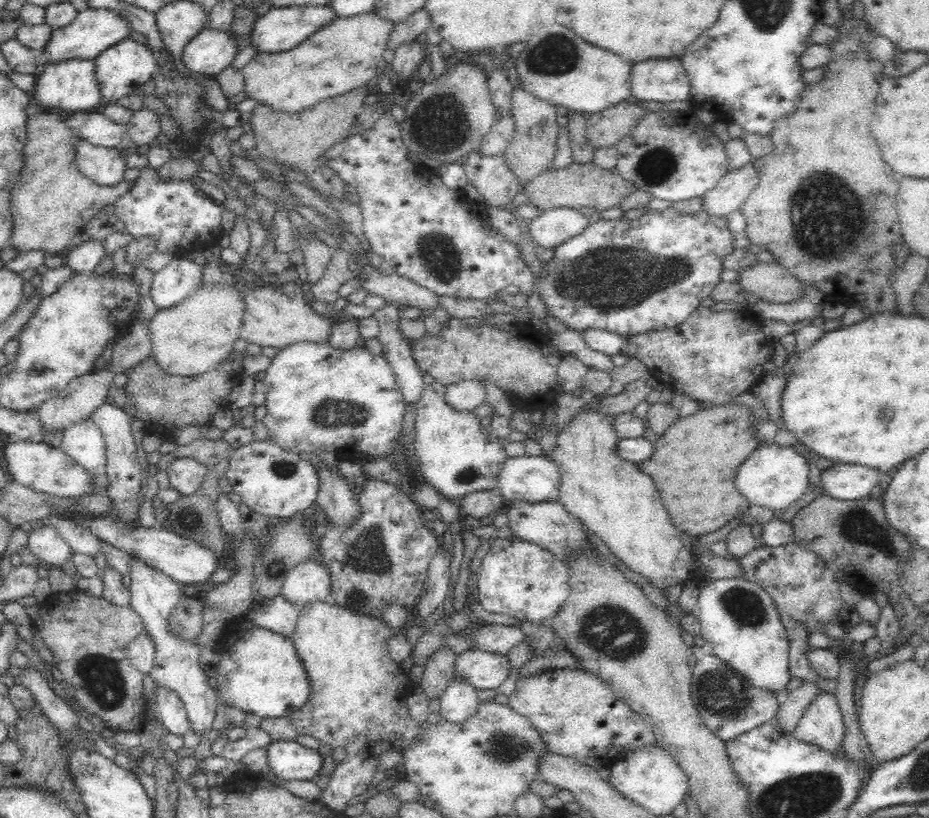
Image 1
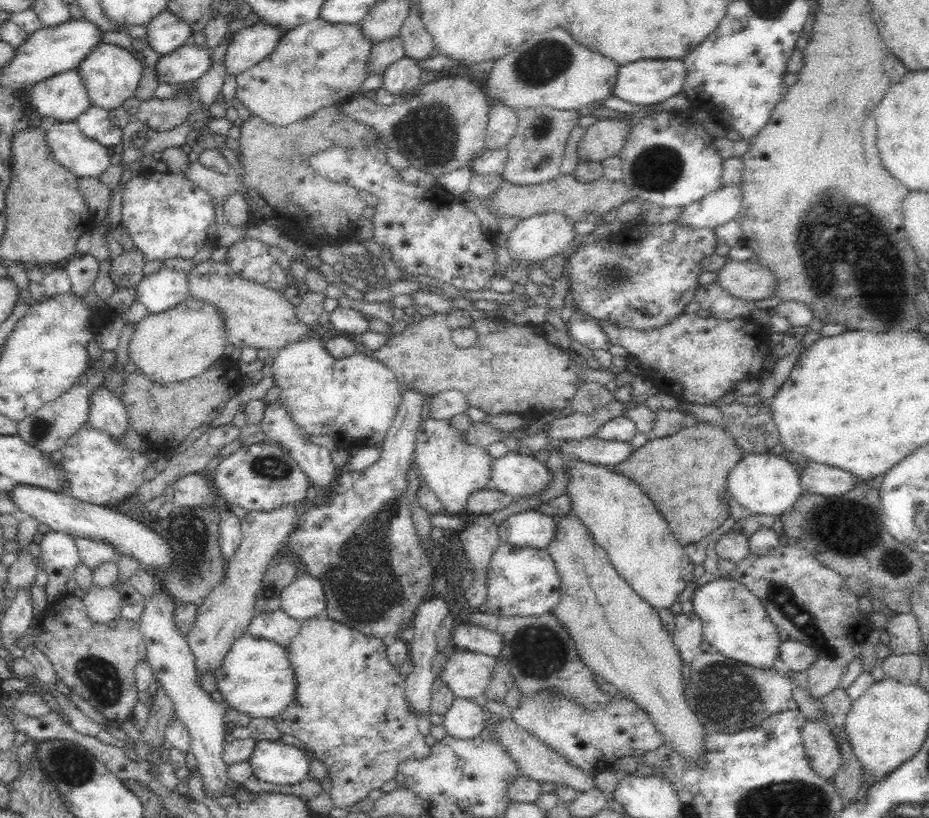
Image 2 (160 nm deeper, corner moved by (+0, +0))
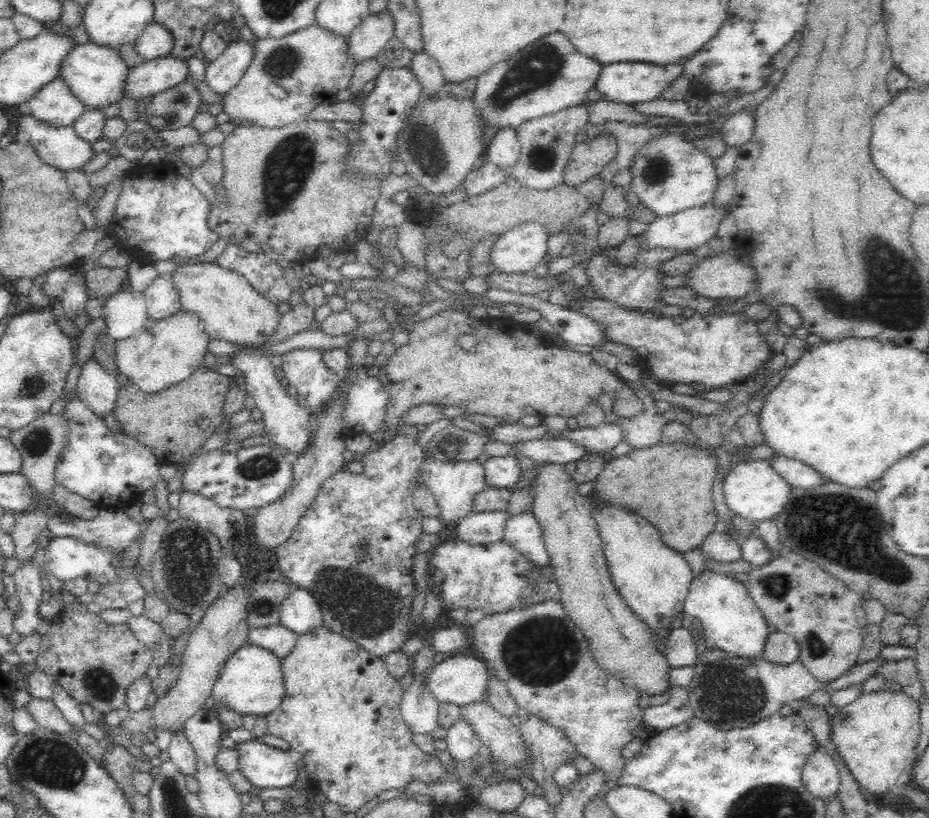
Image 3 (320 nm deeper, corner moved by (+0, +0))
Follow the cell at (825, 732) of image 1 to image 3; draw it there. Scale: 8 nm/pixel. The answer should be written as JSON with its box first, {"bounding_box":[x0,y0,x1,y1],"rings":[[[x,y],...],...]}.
{"bounding_box":[801,748,841,802],"rings":[[[823,748],[808,757],[801,777],[804,789],[824,802],[836,796],[841,785],[836,761]]]}

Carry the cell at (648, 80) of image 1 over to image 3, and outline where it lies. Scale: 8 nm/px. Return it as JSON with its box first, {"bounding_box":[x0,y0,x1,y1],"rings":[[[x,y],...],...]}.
{"bounding_box":[594,62,683,104],"rings":[[[616,62],[612,64],[603,64],[600,68],[600,74],[596,76],[594,88],[598,90],[600,98],[613,100],[615,103],[636,104],[636,102],[652,102],[660,98],[660,92],[670,86],[674,78],[683,74],[683,66],[680,64],[669,64],[658,66],[643,62]]]}

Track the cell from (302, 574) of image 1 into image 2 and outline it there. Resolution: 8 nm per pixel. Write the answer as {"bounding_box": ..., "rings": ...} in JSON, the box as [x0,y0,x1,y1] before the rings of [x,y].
{"bounding_box":[280,571,327,623],"rings":[[[299,571],[297,577],[281,592],[281,595],[282,604],[280,609],[288,614],[290,618],[300,623],[326,615],[327,604],[324,590],[322,590],[320,579],[314,577],[314,575]]]}

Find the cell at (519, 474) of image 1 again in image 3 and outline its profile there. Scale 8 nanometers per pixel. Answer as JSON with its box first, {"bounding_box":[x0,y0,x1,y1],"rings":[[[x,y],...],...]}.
{"bounding_box":[482,455,523,489],"rings":[[[514,455],[490,457],[482,467],[487,487],[512,489],[523,474]]]}

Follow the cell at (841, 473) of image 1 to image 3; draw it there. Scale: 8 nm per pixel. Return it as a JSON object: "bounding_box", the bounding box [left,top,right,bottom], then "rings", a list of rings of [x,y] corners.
{"bounding_box":[766,454,825,489],"rings":[[[778,454],[766,458],[766,461],[790,487],[810,489],[825,484],[822,476],[806,463]]]}

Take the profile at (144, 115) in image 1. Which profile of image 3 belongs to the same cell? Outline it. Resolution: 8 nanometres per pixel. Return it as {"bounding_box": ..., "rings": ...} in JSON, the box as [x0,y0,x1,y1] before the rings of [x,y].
{"bounding_box":[145,81,200,129],"rings":[[[186,81],[155,94],[145,106],[145,114],[151,126],[160,129],[175,129],[188,126],[198,113],[200,95],[192,83]]]}

